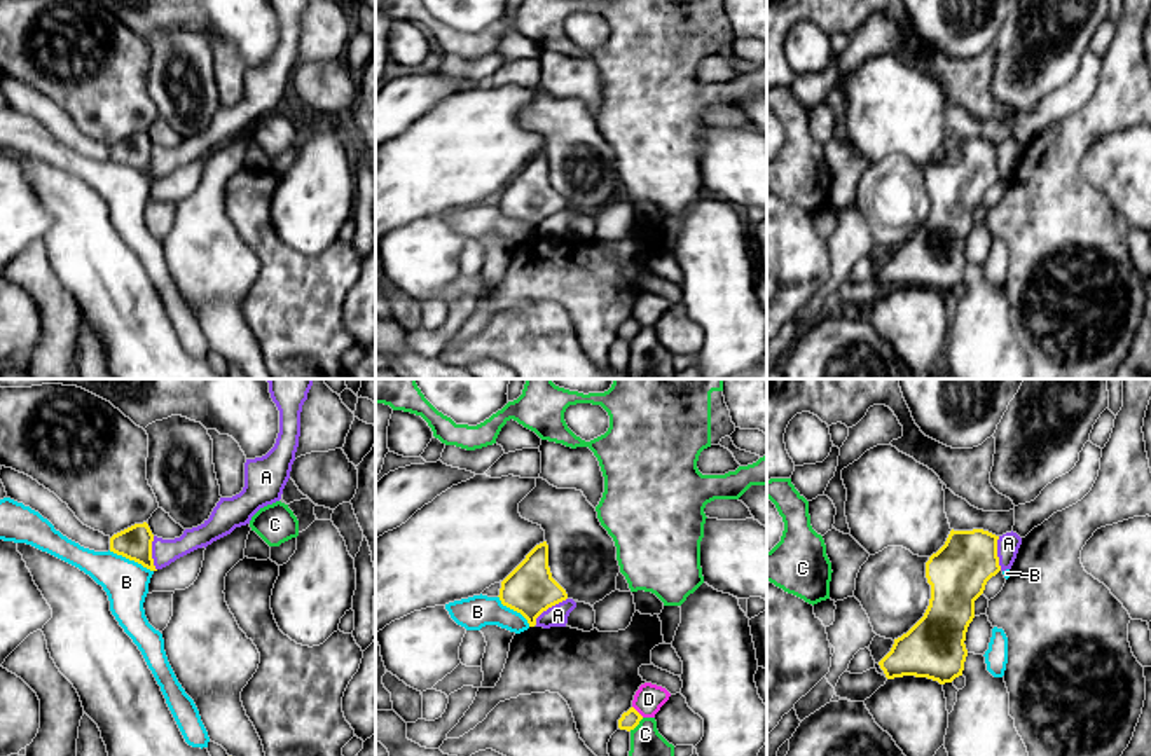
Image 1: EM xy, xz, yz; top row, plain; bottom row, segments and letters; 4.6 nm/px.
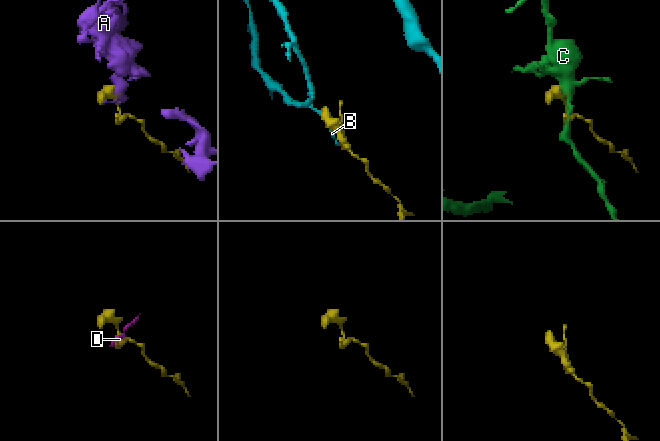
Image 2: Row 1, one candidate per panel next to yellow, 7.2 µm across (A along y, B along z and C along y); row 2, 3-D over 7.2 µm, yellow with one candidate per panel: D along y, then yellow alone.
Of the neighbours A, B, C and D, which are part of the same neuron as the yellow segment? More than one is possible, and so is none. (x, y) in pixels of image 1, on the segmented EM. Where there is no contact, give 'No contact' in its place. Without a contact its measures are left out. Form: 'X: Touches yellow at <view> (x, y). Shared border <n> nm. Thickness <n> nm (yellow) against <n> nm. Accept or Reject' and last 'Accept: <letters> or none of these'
A: Touches yellow at xz (549, 606). Shared border 200 nm. Thickness 240 nm (yellow) against 100 nm. Reject
B: Touches yellow at xy (131, 559). Shared border 220 nm. Thickness 160 nm (yellow) against 200 nm. Reject
C: Touches yellow at xz (636, 725). Shared border 90 nm. Thickness 90 nm (yellow) against 140 nm. Reject
D: Touches yellow at xz (636, 711). Shared border 80 nm. Thickness 90 nm (yellow) against 140 nm. Reject
Accept: none of these

